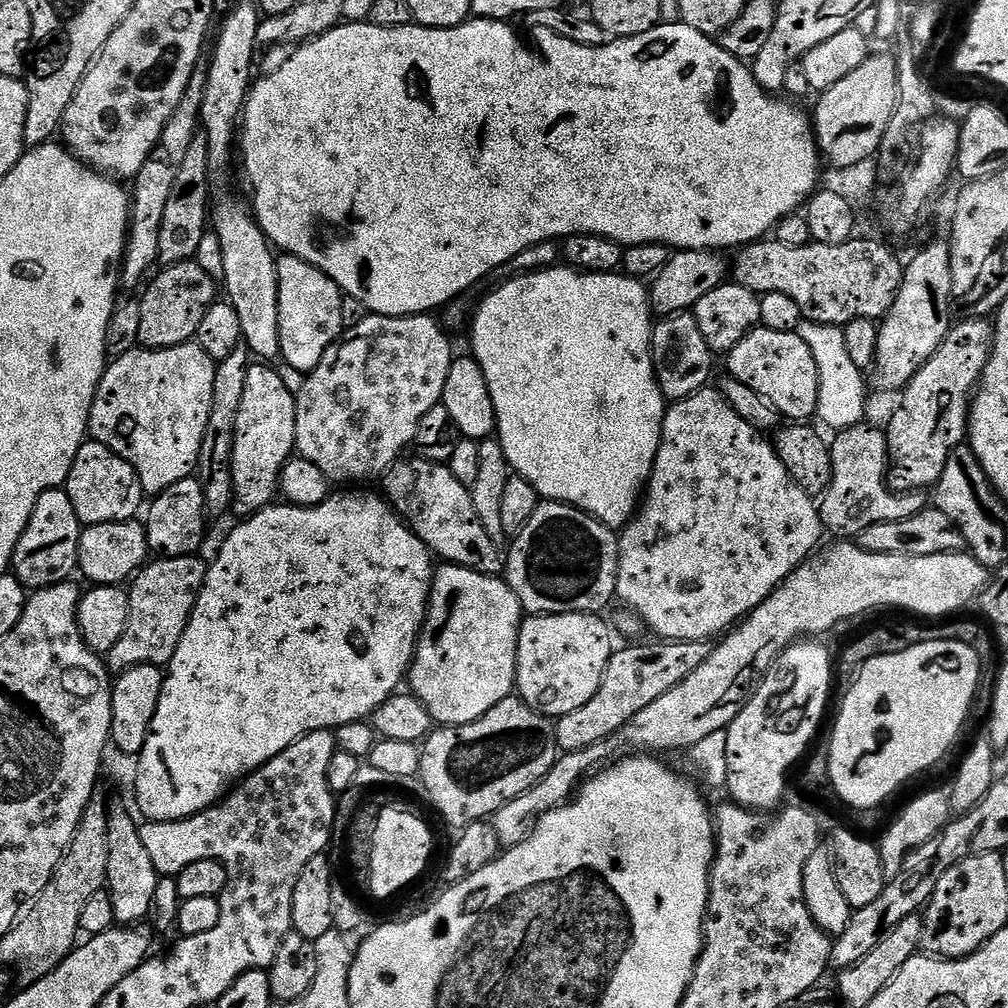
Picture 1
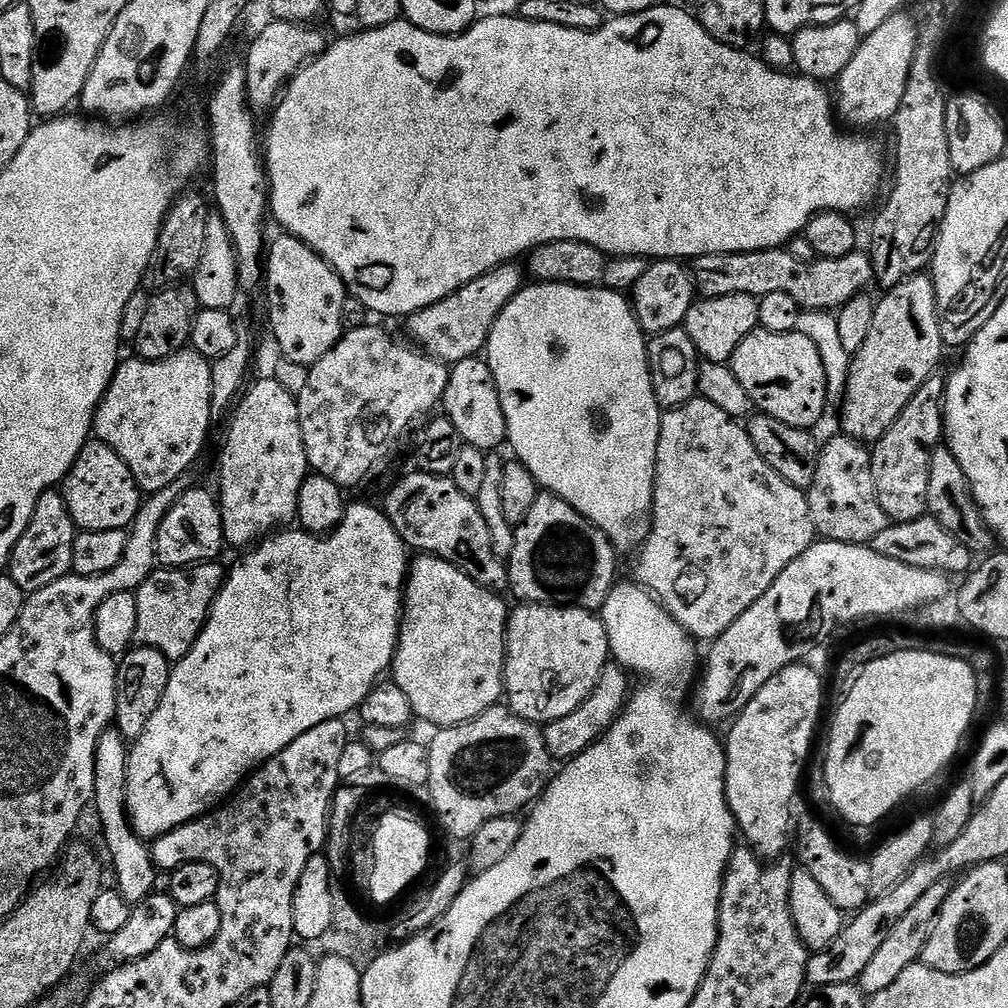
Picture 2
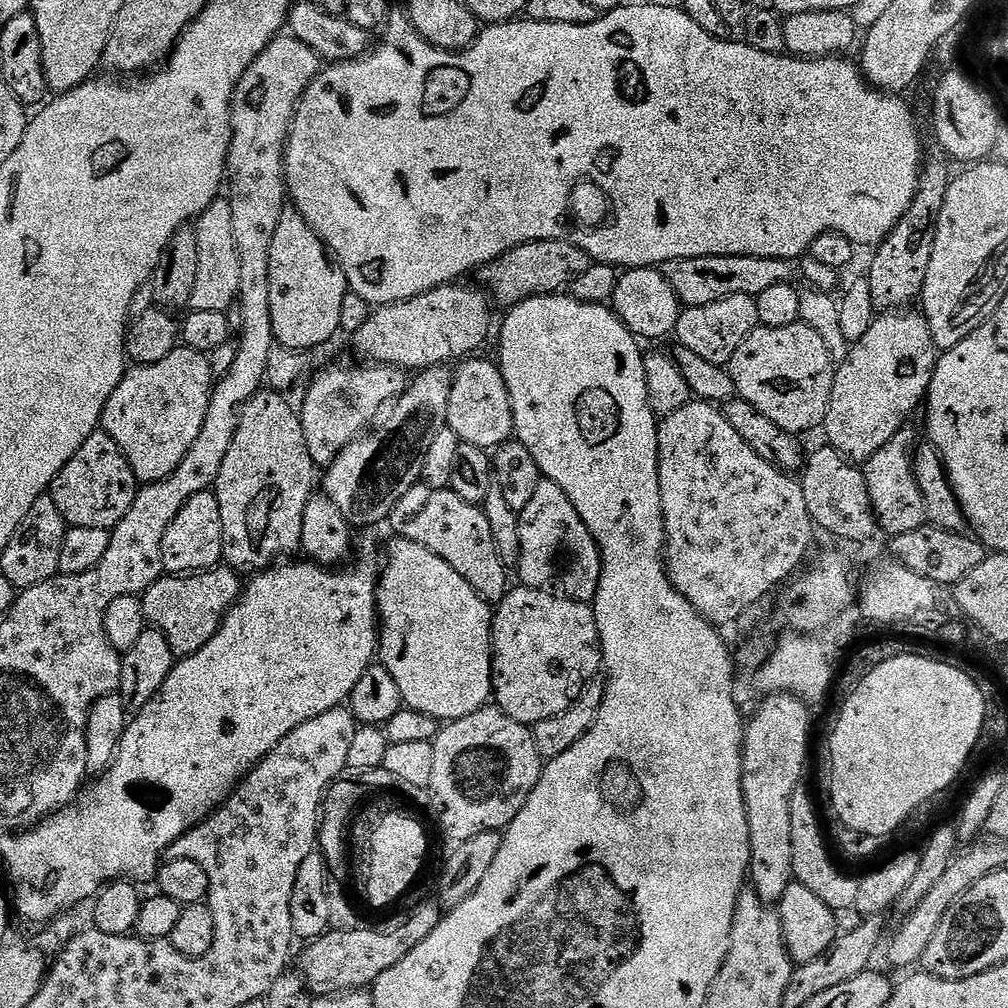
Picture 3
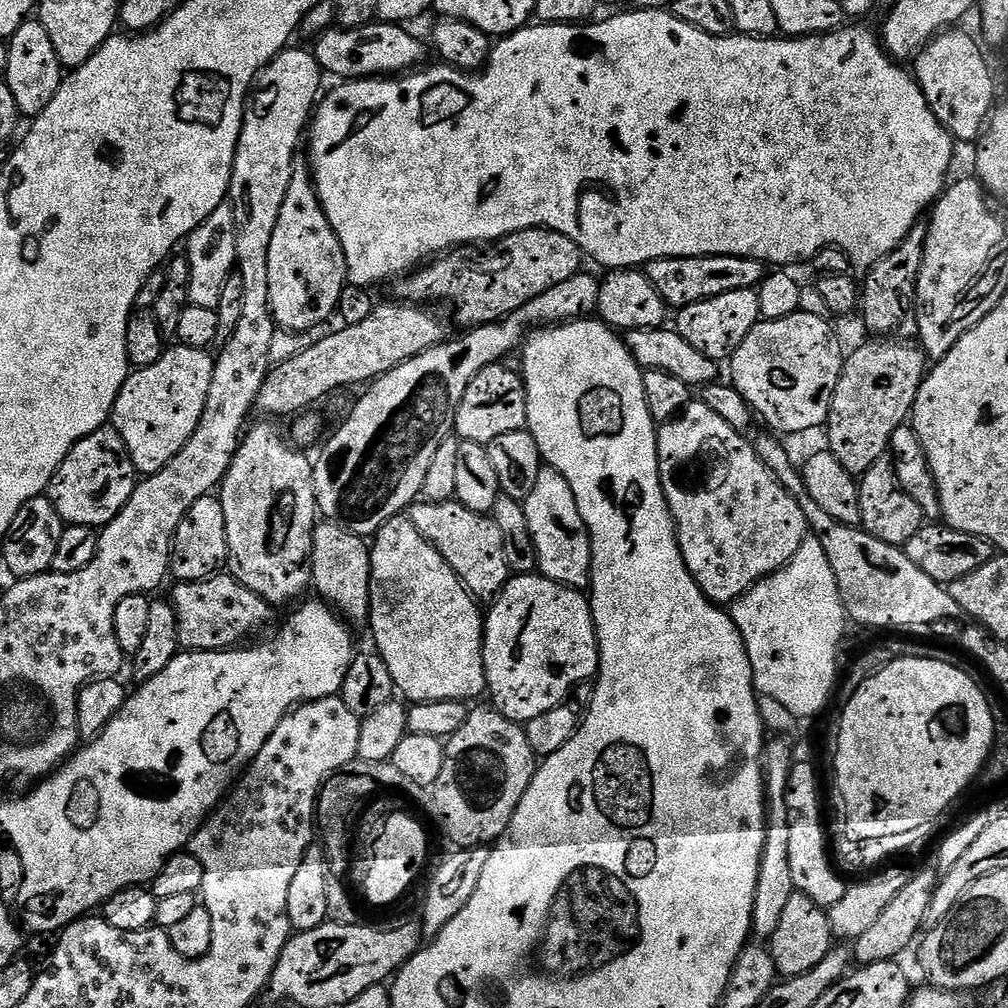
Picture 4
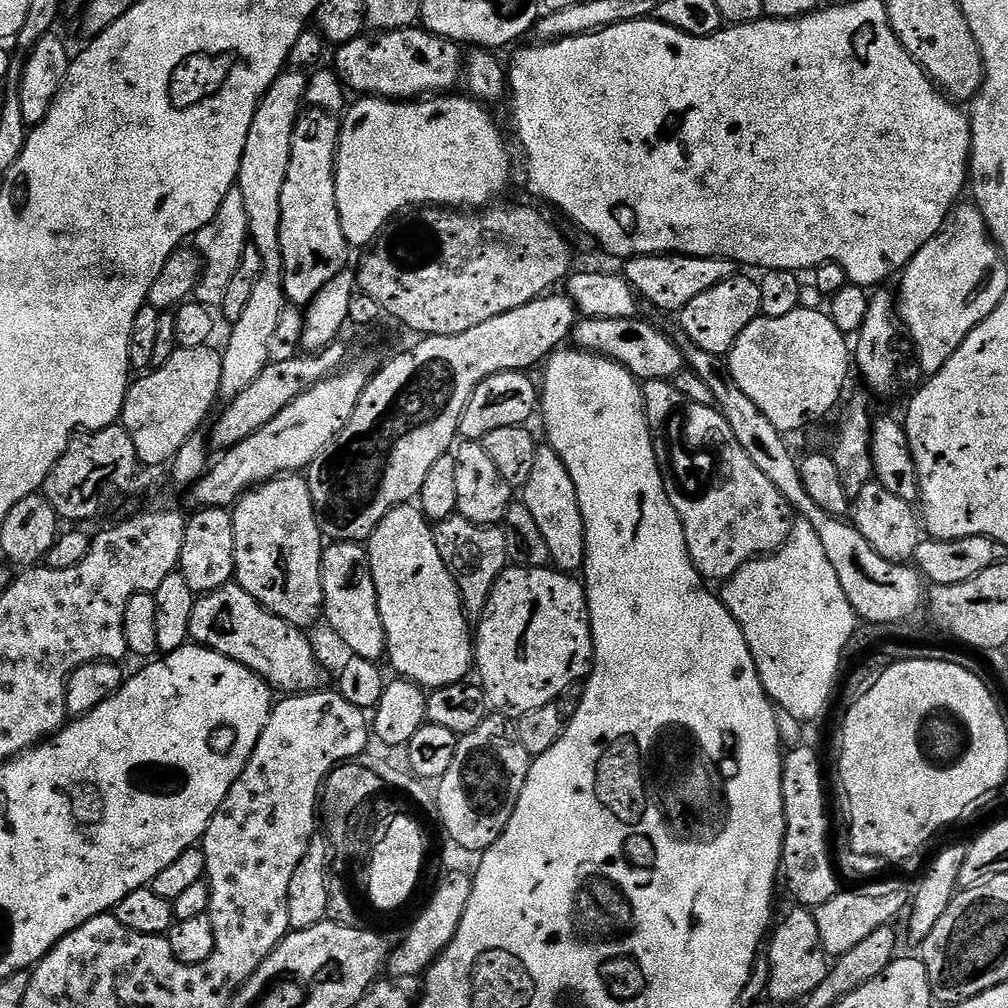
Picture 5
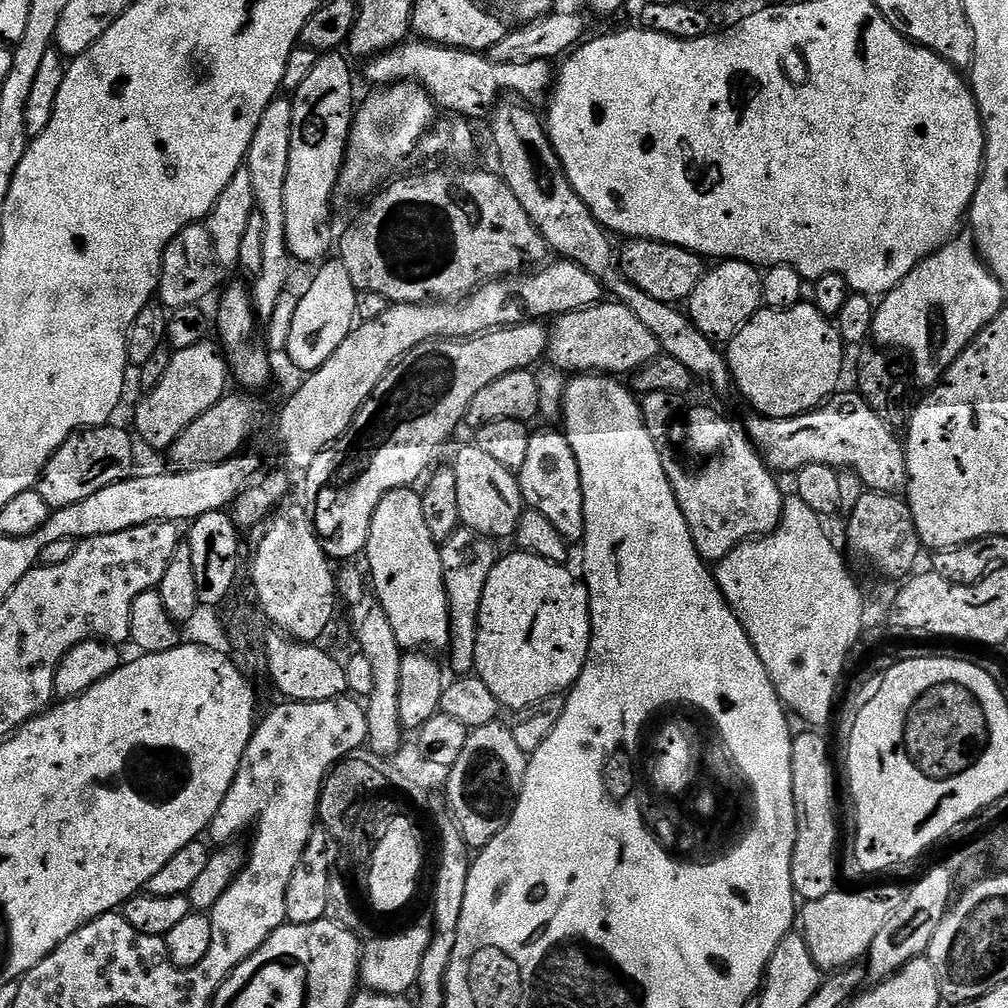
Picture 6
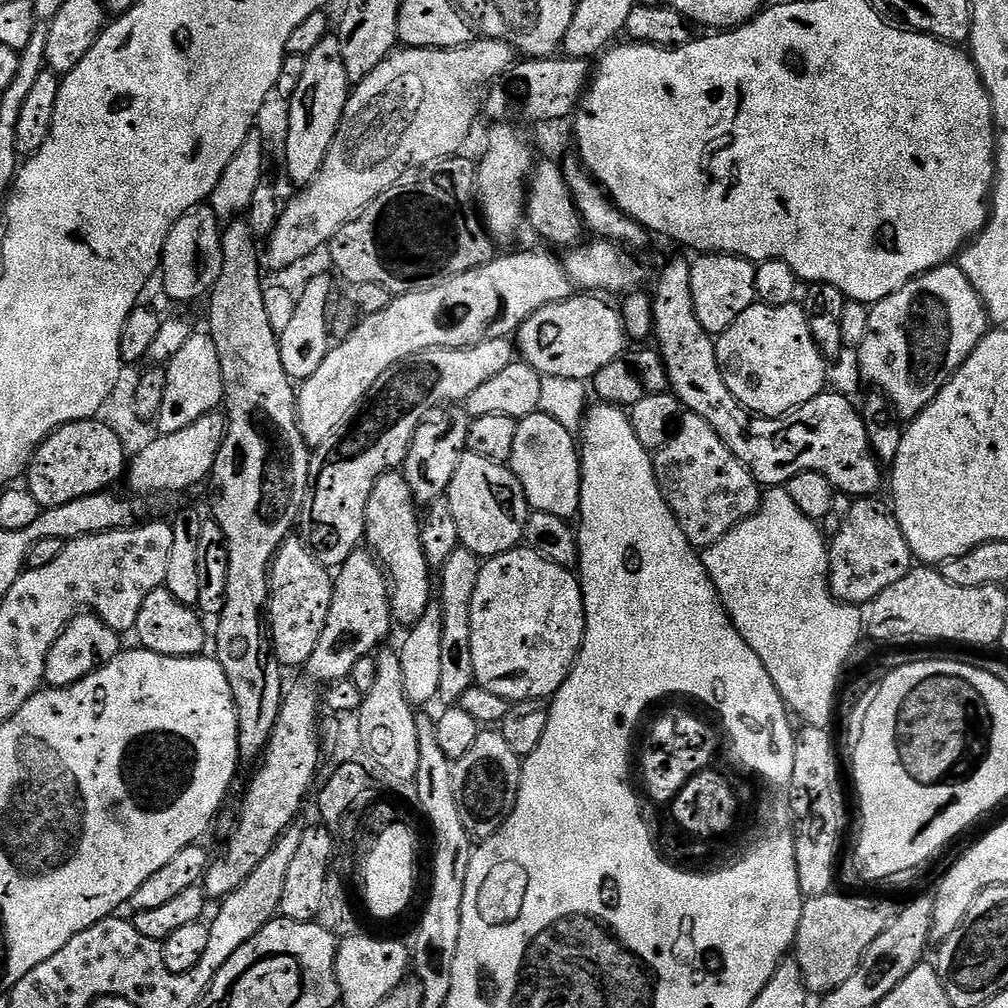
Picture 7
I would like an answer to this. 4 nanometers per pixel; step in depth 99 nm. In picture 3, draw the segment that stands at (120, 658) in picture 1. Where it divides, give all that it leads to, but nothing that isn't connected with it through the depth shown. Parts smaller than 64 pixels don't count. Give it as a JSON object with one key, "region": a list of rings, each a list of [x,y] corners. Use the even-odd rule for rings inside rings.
{"region":[[[227,566],[211,568],[209,572],[197,572],[190,576],[169,576],[155,580],[142,593],[144,618],[155,626],[170,642],[173,657],[193,656],[214,638],[214,634],[224,623],[224,615],[236,603],[242,591],[242,580],[233,569]]]}

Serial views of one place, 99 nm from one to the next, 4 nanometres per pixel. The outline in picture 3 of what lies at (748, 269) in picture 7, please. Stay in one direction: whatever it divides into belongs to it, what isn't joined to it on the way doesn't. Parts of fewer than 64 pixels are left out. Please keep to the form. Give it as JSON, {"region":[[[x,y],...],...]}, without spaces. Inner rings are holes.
{"region":[[[730,294],[730,298],[710,302],[710,306],[684,308],[676,323],[674,340],[677,340],[675,343],[679,347],[698,354],[698,358],[703,358],[705,362],[727,366],[738,351],[738,346],[742,346],[742,342],[746,342],[746,338],[750,338],[750,334],[758,327],[760,327],[760,319],[756,297]]]}

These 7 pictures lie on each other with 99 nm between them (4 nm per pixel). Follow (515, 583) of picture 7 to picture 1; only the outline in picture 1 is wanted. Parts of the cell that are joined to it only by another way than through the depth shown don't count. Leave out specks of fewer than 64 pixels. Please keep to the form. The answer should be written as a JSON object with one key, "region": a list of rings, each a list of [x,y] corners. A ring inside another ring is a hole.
{"region":[[[567,612],[521,619],[515,691],[524,703],[542,716],[559,718],[594,698],[614,651],[612,632],[604,618],[590,612]]]}

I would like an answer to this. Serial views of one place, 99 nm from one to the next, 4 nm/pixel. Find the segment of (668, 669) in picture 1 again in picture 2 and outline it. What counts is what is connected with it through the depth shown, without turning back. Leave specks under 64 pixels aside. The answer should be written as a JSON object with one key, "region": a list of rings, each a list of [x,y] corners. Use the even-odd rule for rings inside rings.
{"region":[[[610,662],[602,670],[600,683],[588,695],[586,702],[578,706],[578,710],[570,710],[566,718],[552,720],[543,725],[542,731],[546,738],[546,750],[552,755],[553,761],[567,762],[582,754],[591,744],[598,743],[612,723],[620,717],[620,712],[628,703],[630,687],[628,688],[629,673],[619,664]]]}

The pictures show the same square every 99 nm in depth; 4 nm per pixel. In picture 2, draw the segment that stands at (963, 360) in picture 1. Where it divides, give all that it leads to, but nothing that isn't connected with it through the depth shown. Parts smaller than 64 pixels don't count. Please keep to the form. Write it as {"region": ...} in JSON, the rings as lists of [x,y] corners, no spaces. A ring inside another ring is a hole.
{"region":[[[932,375],[918,394],[910,398],[906,410],[898,414],[894,426],[890,426],[890,430],[886,430],[871,449],[878,502],[893,524],[914,522],[928,515],[926,490],[930,487],[930,458],[932,450],[941,447],[944,440],[945,385],[943,379],[939,380],[939,375]]]}

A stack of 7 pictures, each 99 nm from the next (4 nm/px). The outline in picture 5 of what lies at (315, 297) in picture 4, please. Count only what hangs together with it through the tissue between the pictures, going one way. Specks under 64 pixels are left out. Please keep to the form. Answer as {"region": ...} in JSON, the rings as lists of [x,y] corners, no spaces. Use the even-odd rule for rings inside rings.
{"region":[[[316,70],[308,76],[300,117],[292,135],[292,153],[286,182],[282,186],[282,218],[280,219],[280,267],[284,299],[289,305],[307,306],[331,278],[345,271],[350,245],[342,234],[342,222],[336,205],[336,147],[340,137],[340,121],[346,111],[346,89],[335,71]]]}

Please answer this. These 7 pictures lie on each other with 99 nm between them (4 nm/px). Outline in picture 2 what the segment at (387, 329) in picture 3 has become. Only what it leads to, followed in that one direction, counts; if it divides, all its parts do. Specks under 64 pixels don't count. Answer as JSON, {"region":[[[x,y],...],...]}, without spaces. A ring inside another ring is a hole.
{"region":[[[519,263],[502,264],[482,278],[474,278],[474,282],[462,286],[462,290],[442,298],[442,302],[434,302],[434,306],[426,306],[421,312],[407,317],[406,324],[408,324],[409,332],[407,335],[429,356],[449,366],[462,362],[471,356],[480,356],[485,351],[490,338],[490,330],[494,326],[498,314],[502,314],[502,310],[519,294],[525,284],[526,272]]]}

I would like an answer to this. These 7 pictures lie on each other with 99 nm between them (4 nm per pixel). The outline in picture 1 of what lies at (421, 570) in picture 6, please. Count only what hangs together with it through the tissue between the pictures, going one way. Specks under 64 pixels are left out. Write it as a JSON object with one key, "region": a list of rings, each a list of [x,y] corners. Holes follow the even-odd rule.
{"region":[[[441,563],[435,569],[432,577],[432,593],[428,596],[428,616],[424,619],[424,626],[420,629],[420,634],[416,641],[416,653],[412,659],[412,666],[408,669],[406,684],[407,687],[412,687],[409,688],[411,695],[421,700],[437,725],[473,724],[475,720],[482,718],[490,710],[494,710],[494,706],[498,706],[498,702],[502,702],[506,697],[513,695],[516,686],[516,655],[518,654],[518,634],[520,633],[521,619],[520,600],[514,594],[512,587],[500,576],[478,574],[474,570],[466,570],[457,564]]]}

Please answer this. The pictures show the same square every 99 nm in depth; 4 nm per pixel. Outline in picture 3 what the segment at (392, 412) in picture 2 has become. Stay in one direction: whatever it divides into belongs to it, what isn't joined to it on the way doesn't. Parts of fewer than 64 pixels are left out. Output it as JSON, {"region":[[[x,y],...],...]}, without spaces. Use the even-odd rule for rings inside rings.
{"region":[[[356,363],[360,364],[332,364],[322,369],[312,380],[304,396],[304,405],[299,405],[306,450],[310,450],[310,458],[317,466],[332,464],[346,446],[369,431],[376,415],[379,417],[386,406],[408,389],[409,377],[404,377],[407,375],[401,369],[393,368],[391,364]]]}

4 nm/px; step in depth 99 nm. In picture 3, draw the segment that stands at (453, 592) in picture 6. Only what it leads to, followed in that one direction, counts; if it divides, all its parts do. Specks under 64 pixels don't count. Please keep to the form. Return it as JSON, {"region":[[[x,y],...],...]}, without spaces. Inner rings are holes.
{"region":[[[422,482],[415,484],[402,494],[390,520],[391,523],[404,524],[403,539],[418,542],[426,546],[426,550],[438,554],[442,562],[450,562],[450,566],[454,566],[454,570],[458,570],[458,574],[462,574],[462,578],[466,578],[466,582],[470,582],[489,605],[499,604],[510,591],[510,572],[504,567],[502,558],[498,558],[494,534],[483,507],[466,502],[466,498],[458,498],[451,487],[428,488]]]}

